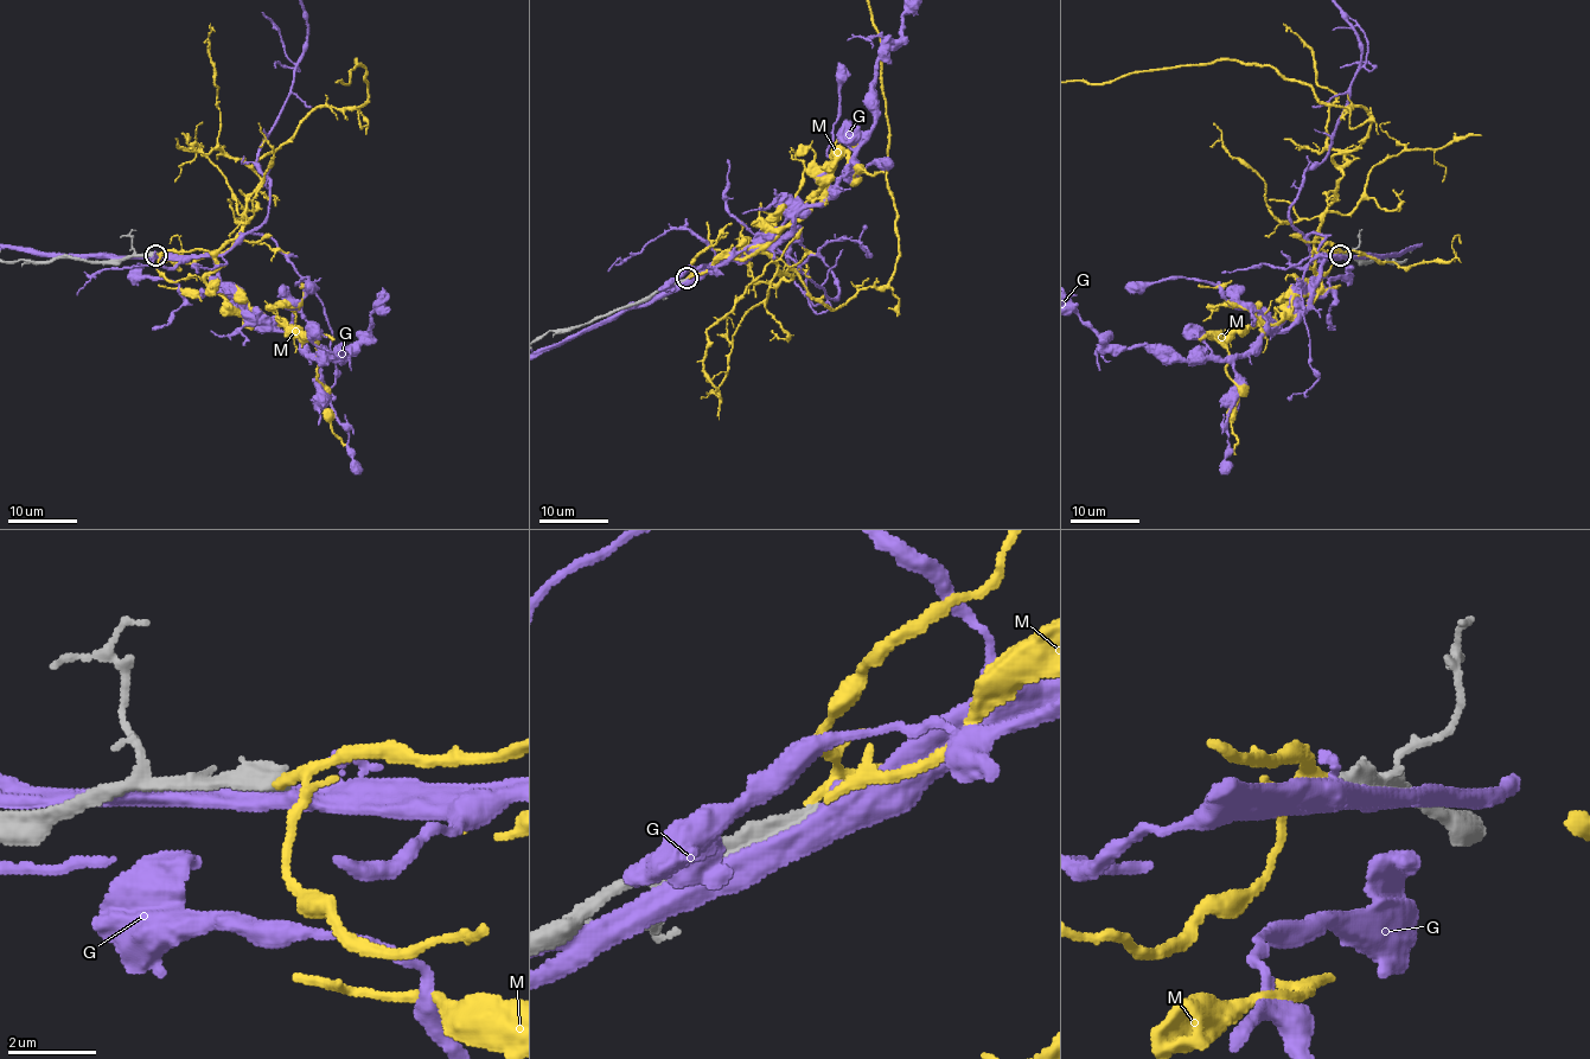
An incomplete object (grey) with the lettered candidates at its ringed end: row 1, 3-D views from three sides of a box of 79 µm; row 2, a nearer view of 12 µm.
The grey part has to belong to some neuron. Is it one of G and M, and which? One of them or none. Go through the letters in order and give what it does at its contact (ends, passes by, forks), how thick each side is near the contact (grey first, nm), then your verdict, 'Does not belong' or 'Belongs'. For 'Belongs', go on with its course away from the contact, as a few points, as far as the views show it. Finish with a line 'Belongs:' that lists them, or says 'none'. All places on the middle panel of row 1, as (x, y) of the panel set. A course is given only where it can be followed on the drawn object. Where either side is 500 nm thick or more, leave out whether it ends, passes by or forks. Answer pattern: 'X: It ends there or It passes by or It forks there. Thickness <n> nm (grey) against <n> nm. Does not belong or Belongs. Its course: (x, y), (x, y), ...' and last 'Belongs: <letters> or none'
G: Thickness 600 nm (grey) against 500 nm. Does not belong
M: Thickness 500 nm (grey) against 180 nm. Belongs
Belongs: M

